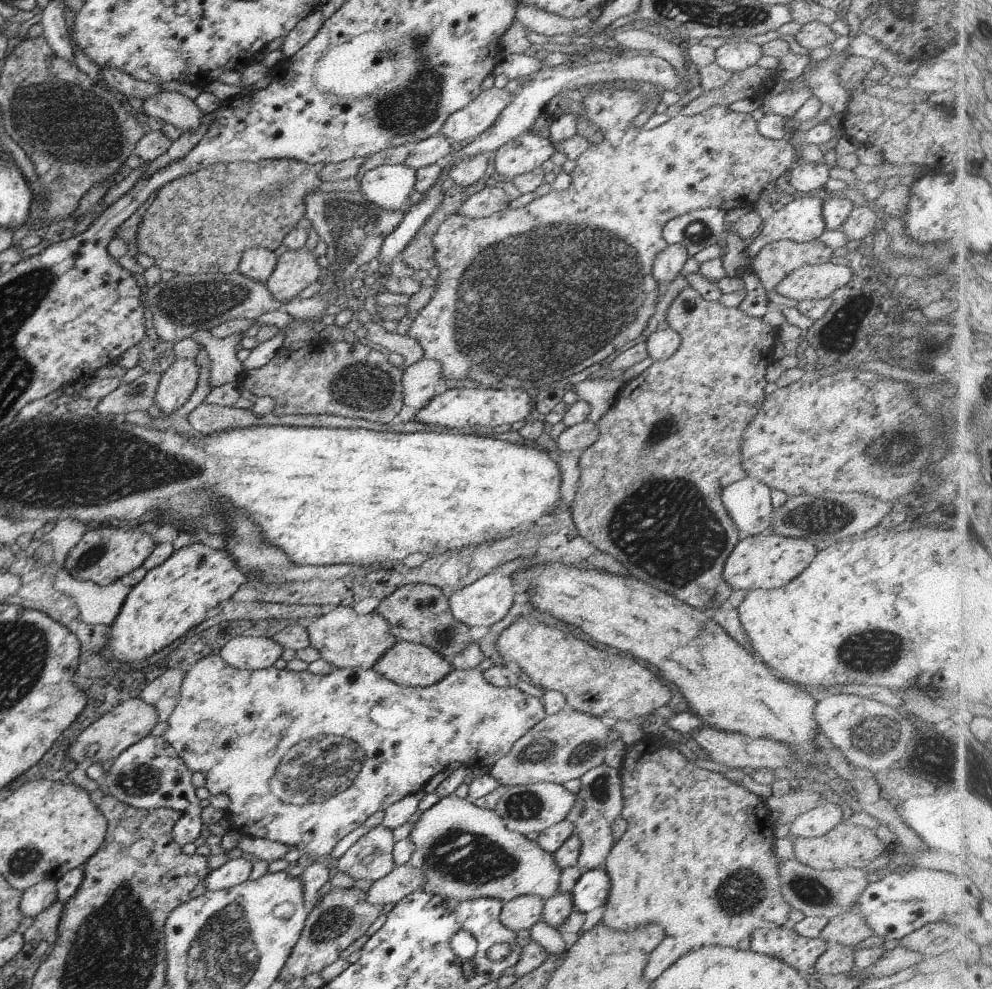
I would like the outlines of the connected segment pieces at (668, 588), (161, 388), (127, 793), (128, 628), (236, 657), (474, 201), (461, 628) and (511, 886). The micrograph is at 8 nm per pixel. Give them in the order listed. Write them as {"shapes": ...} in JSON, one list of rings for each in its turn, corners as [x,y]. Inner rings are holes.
{"shapes":[[[[688,284],[680,289],[677,296],[670,302],[664,320],[667,321],[668,327],[680,336],[680,345],[668,359],[654,361],[637,377],[621,382],[611,408],[595,423],[600,432],[599,438],[580,456],[579,481],[581,484],[571,505],[572,519],[577,528],[577,534],[601,552],[611,554],[621,562],[629,570],[630,577],[656,586],[659,590],[675,595],[688,605],[707,612],[707,610],[726,606],[725,600],[733,592],[722,579],[722,568],[731,549],[739,541],[738,530],[728,512],[725,511],[723,503],[719,502],[720,494],[728,484],[746,476],[744,465],[737,464],[735,458],[739,458],[739,452],[742,451],[744,428],[755,416],[764,399],[765,367],[773,362],[770,349],[779,338],[777,329],[763,322],[761,317],[749,317],[737,308],[724,307],[717,300],[705,301]],[[659,426],[667,432],[667,436],[661,436],[663,439],[655,438],[655,434],[659,432]]],[[[177,359],[161,375],[156,388],[153,404],[167,418],[171,412],[181,408],[197,386],[199,367],[194,361]]],[[[147,736],[138,740],[135,744],[128,746],[124,751],[121,751],[111,762],[109,770],[107,770],[101,782],[102,791],[113,797],[123,804],[129,805],[139,811],[156,809],[157,807],[169,807],[180,811],[181,816],[172,828],[172,837],[174,841],[182,847],[188,842],[192,842],[199,836],[201,832],[201,818],[199,814],[199,799],[195,795],[195,787],[191,783],[191,771],[184,763],[184,760],[173,750],[173,747],[161,736]]],[[[199,540],[191,542],[171,553],[171,556],[159,566],[149,569],[145,576],[132,586],[126,594],[122,608],[110,626],[108,642],[102,651],[102,656],[110,658],[110,665],[132,666],[132,662],[143,660],[161,648],[167,648],[175,638],[183,636],[195,624],[207,618],[215,607],[221,606],[233,593],[246,583],[246,576],[239,570],[236,558],[223,550],[210,548]]],[[[236,635],[227,640],[218,655],[234,669],[256,671],[271,667],[281,652],[281,646],[269,637]]],[[[489,184],[460,204],[456,214],[470,219],[488,217],[507,209],[509,201],[507,193],[497,186]]],[[[407,584],[396,588],[380,600],[375,611],[385,619],[389,632],[396,641],[424,644],[440,654],[447,662],[450,662],[459,652],[463,652],[472,642],[469,639],[469,627],[459,622],[450,613],[448,598],[433,585]]],[[[447,795],[430,808],[421,811],[419,818],[411,826],[408,841],[413,850],[407,864],[422,871],[422,889],[426,893],[439,895],[443,903],[448,902],[451,906],[466,899],[481,897],[505,902],[521,895],[538,896],[545,902],[545,899],[552,897],[558,890],[560,870],[552,854],[541,850],[536,842],[522,834],[507,830],[503,819],[494,809],[475,806],[468,798]]]]}

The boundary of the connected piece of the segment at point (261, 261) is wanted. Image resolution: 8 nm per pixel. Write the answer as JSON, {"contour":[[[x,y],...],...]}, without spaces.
{"contour":[[[247,249],[238,262],[237,273],[249,280],[265,284],[276,265],[273,251],[267,249]]]}

